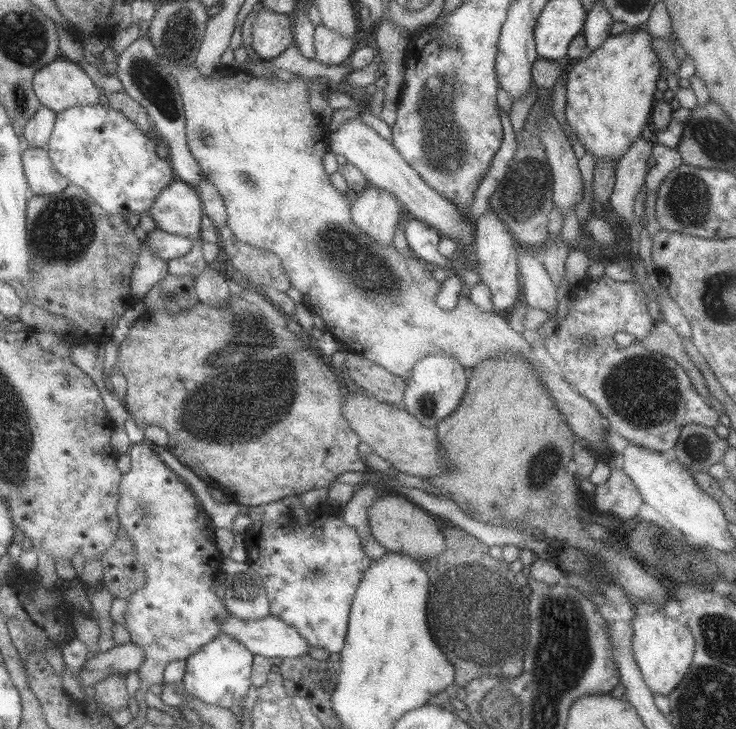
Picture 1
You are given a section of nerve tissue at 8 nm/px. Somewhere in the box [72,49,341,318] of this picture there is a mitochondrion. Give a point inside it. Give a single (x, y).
(152, 83)

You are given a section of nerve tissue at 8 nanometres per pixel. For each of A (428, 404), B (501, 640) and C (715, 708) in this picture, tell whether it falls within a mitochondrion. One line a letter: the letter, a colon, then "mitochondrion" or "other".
A: mitochondrion
B: mitochondrion
C: mitochondrion

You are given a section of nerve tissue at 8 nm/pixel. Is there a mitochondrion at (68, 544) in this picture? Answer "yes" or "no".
no

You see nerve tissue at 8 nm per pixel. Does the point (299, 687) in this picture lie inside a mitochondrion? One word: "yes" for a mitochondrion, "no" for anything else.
no

